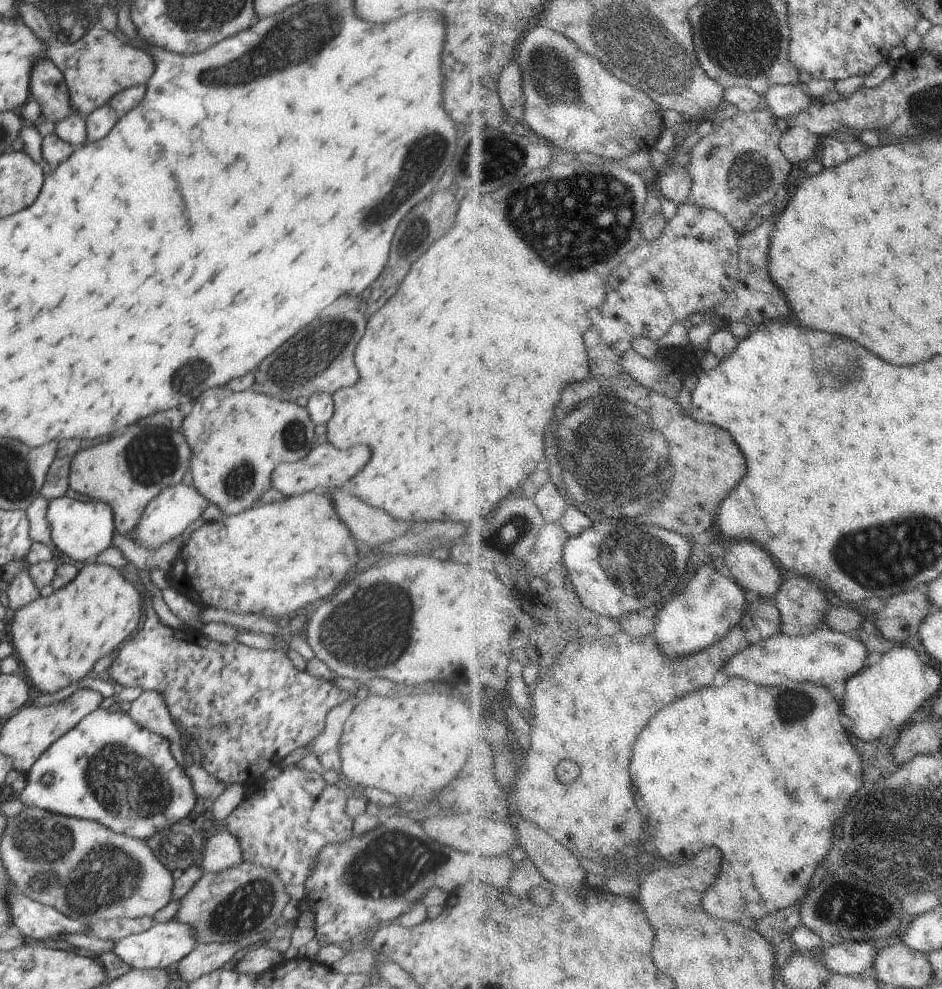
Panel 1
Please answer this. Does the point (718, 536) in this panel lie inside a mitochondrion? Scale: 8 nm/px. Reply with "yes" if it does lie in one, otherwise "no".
no

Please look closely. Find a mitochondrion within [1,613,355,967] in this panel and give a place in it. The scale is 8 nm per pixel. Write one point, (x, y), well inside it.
(107, 878)

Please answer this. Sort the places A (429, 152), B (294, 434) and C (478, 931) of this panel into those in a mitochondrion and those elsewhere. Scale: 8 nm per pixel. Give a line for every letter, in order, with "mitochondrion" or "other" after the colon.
A: mitochondrion
B: mitochondrion
C: other

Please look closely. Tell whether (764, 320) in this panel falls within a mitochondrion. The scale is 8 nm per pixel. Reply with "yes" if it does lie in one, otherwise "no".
no

